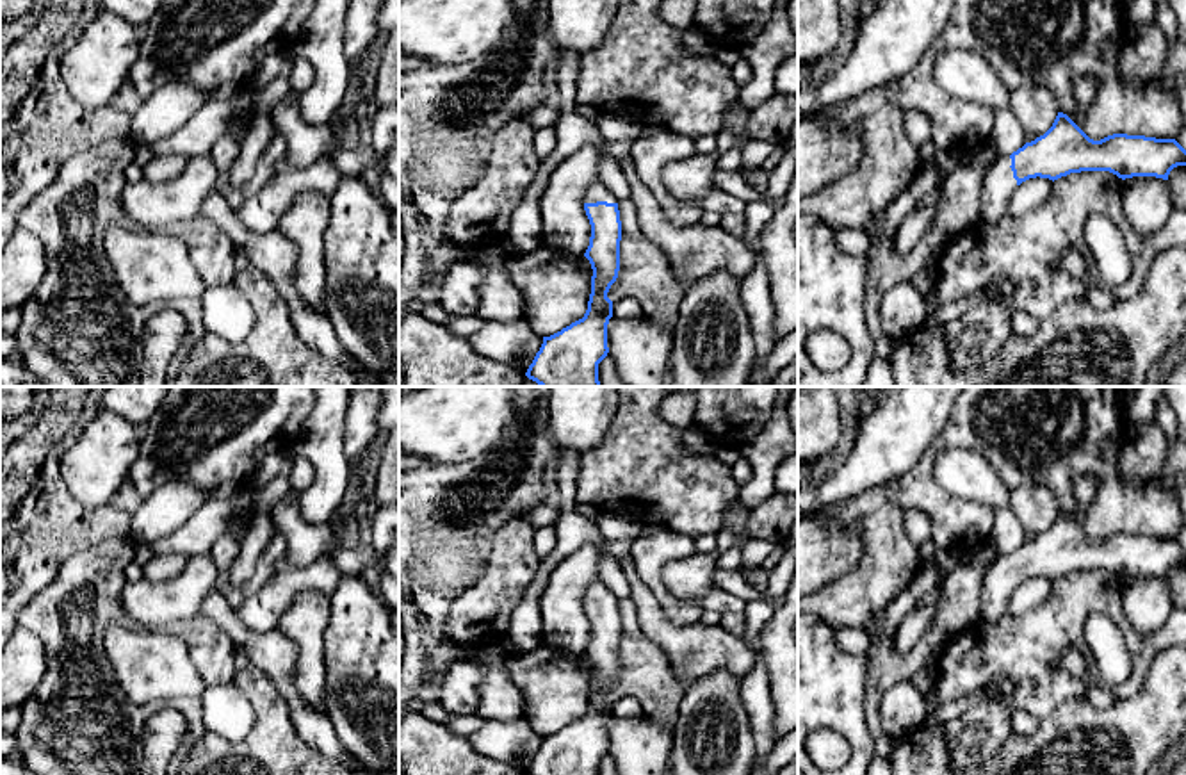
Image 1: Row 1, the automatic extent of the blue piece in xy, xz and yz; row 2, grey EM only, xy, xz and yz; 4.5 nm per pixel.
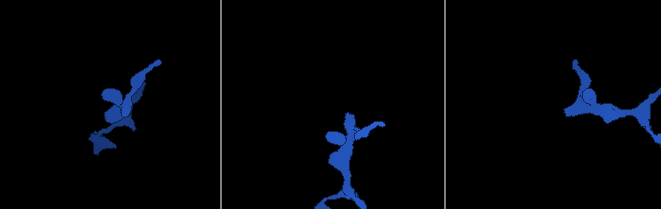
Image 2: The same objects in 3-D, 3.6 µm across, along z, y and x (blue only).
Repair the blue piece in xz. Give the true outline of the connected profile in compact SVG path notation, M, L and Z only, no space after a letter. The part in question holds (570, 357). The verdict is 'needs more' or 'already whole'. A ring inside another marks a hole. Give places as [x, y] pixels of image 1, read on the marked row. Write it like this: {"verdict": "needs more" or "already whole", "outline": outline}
{"verdict": "needs more", "outline": "M597 178L584 194L591 224L589 260L591 294L582 319L543 337L543 344L525 376L540 387L600 387L598 363L607 356L607 324L613 301L607 298L620 271L621 221L618 198Z"}

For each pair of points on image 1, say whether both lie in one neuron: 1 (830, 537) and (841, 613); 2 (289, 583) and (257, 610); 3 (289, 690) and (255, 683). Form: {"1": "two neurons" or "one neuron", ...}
{"1": "two neurons", "2": "one neuron", "3": "two neurons"}

